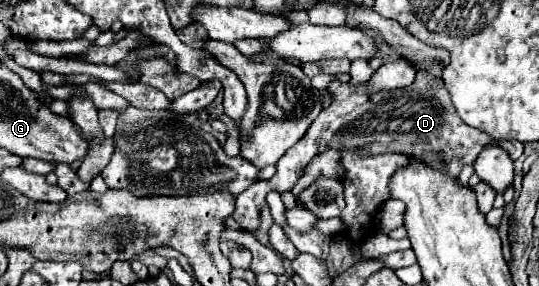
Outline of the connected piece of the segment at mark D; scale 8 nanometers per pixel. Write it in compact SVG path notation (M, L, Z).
M423 71L417 73L411 85L401 87L401 89L383 89L383 91L371 93L365 83L351 85L351 83L341 83L339 79L333 79L329 83L329 91L335 93L333 103L319 113L319 117L313 121L305 137L279 159L279 163L275 165L277 173L269 181L253 183L237 197L237 209L233 213L233 219L245 231L253 231L261 223L259 211L265 203L267 191L271 189L277 189L279 193L289 191L295 185L295 181L301 177L309 161L315 157L321 145L333 145L333 147L353 145L353 149L361 153L403 151L403 153L415 155L417 159L429 163L435 169L443 169L453 179L459 177L465 165L473 165L477 155L487 145L499 145L503 151L509 153L513 161L523 155L523 143L497 141L485 135L483 131L469 127L457 115L451 103L449 91L443 85L443 79L423 73Z

